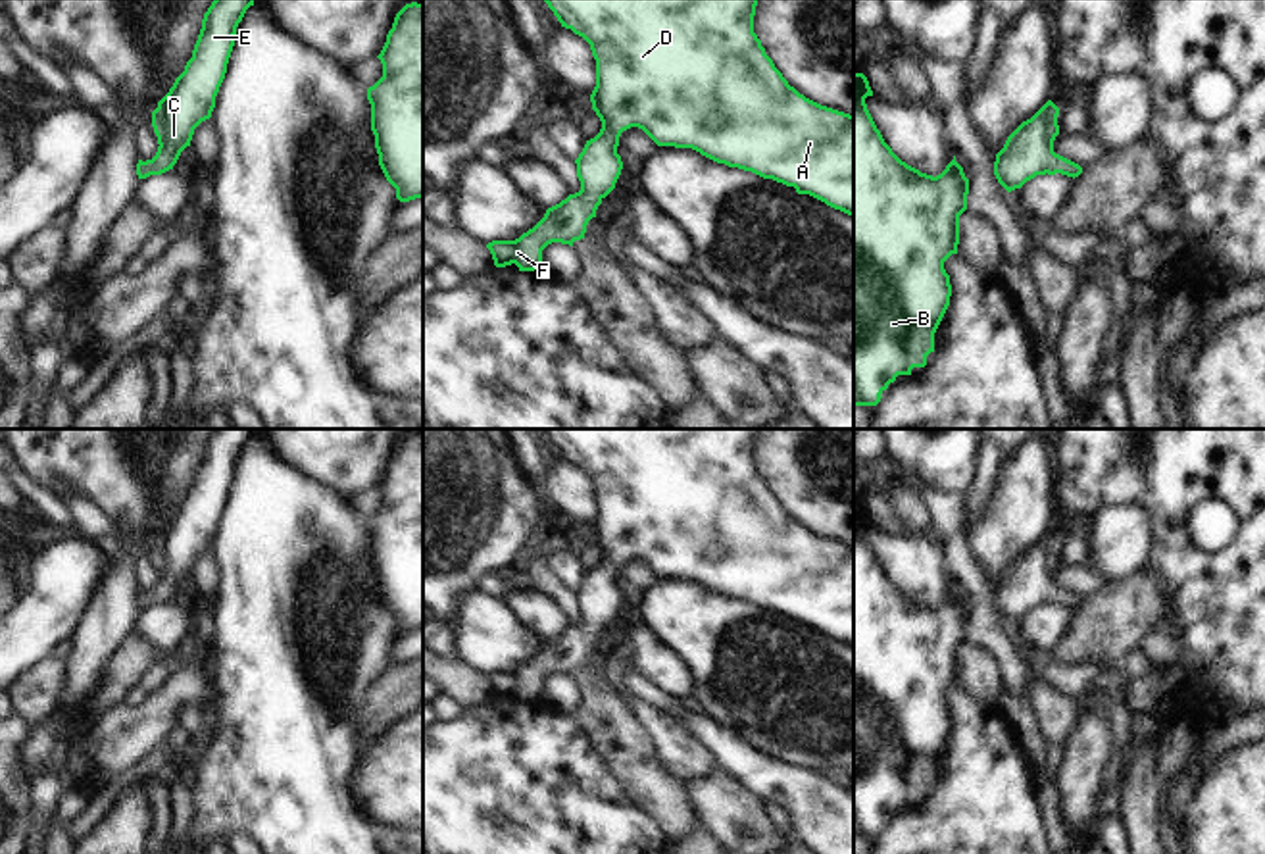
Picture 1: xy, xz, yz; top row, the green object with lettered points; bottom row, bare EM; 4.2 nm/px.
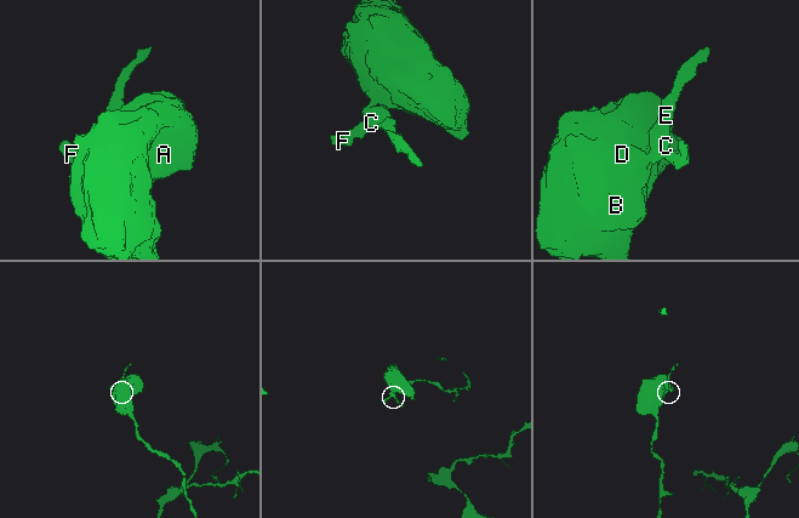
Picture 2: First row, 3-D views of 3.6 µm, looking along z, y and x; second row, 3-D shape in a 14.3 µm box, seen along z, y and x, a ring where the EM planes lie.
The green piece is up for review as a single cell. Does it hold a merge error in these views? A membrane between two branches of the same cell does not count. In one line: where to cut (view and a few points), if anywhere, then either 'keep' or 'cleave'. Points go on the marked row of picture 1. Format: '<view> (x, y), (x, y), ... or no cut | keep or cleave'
no cut | keep

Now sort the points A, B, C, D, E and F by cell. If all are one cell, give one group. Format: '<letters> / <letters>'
A B C D E F

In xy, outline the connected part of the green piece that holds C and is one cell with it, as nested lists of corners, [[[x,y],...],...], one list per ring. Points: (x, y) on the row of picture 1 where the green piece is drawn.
[[[213,0],[204,13],[192,58],[152,112],[152,127],[160,146],[152,160],[138,160],[138,179],[173,169],[181,152],[190,146],[194,129],[211,117],[236,27],[250,6],[254,0]]]

